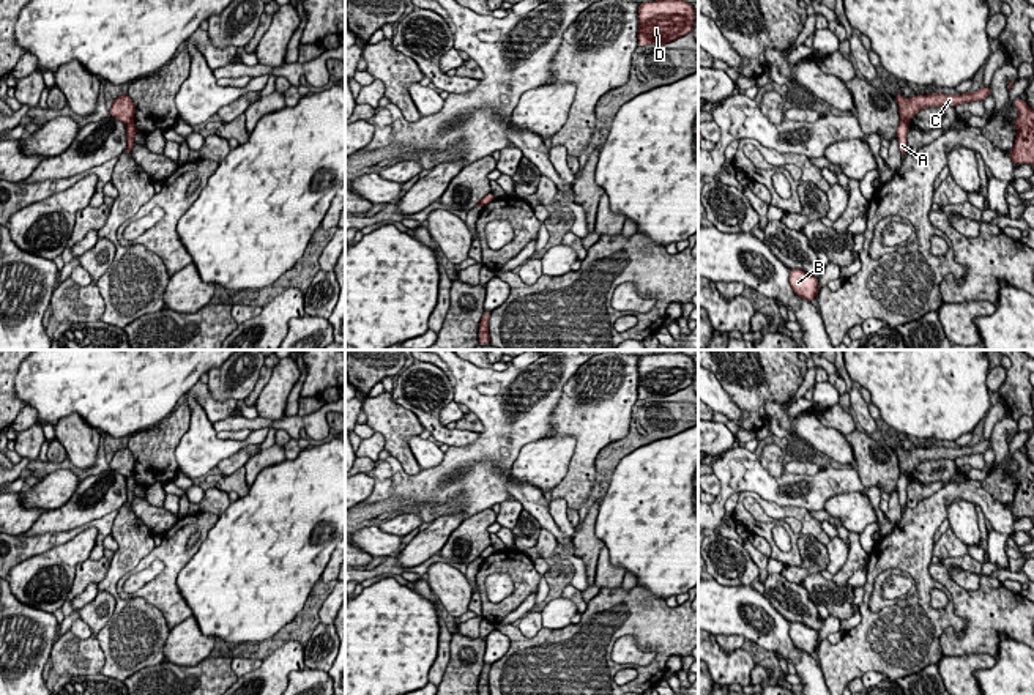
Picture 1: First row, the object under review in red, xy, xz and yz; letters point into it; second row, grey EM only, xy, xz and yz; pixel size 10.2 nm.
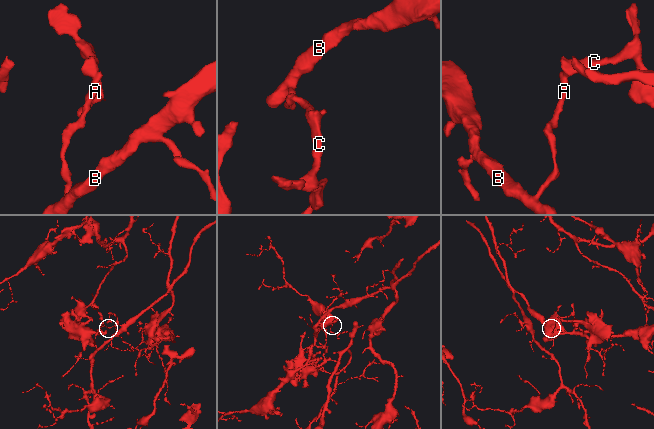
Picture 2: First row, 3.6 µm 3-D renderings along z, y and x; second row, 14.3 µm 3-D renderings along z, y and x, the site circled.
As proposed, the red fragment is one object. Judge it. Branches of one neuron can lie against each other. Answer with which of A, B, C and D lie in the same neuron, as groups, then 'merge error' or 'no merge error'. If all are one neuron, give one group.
A B D / C | merge error

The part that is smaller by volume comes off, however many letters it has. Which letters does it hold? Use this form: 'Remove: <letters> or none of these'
Remove: C

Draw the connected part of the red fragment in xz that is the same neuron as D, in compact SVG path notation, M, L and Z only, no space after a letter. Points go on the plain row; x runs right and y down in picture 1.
M679 353L642 355L638 359L638 400L667 397L692 386L695 364Z

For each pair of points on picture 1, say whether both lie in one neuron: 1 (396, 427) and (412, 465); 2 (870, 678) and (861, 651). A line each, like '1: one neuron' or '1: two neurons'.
1: one neuron
2: two neurons

